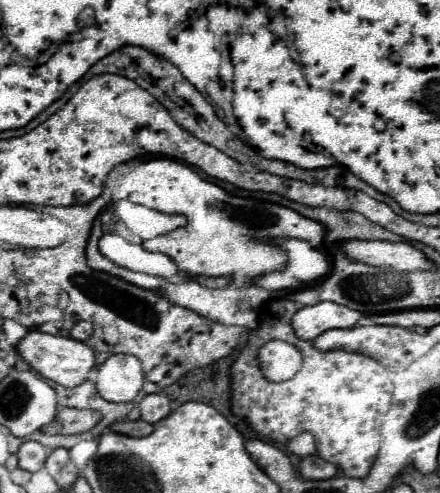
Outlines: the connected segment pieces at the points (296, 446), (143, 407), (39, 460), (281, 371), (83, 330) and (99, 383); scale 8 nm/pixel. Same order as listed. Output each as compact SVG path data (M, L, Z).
M304 432L304 434L300 434L300 436L296 436L288 442L288 450L296 456L310 456L310 454L316 452L314 438L308 432Z
M162 392L144 396L138 406L140 406L142 420L144 420L144 422L150 422L150 424L160 422L160 420L166 418L168 412L170 412L170 400L168 400L168 396L162 394Z
M24 442L18 450L18 466L28 472L38 472L48 458L48 448L38 442Z
M268 342L260 350L260 370L270 382L282 382L290 380L292 372L296 368L296 348L294 346L282 346L282 342Z
M78 322L72 330L70 330L70 336L74 340L88 340L92 336L92 324L90 322Z
M112 354L100 368L96 368L94 382L104 400L132 402L144 384L142 364L136 356Z

